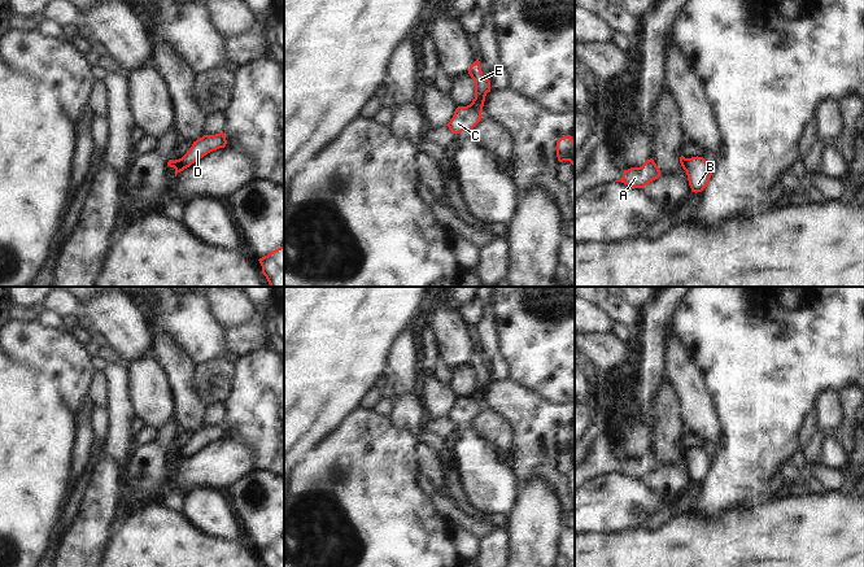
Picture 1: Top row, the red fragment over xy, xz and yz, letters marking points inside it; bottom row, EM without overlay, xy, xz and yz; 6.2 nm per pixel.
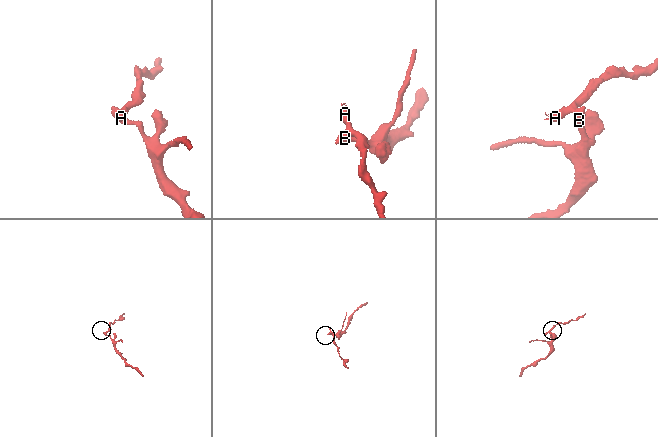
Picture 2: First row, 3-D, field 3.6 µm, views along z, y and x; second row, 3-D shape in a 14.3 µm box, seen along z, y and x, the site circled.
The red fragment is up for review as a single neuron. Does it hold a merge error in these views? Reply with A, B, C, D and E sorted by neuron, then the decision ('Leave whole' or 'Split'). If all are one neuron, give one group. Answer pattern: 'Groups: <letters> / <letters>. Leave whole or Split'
Groups: A D E / B C. Split

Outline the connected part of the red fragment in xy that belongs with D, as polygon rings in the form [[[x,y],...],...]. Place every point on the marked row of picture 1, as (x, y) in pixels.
[[[223,131],[215,135],[204,135],[193,141],[189,151],[182,158],[179,158],[179,162],[187,169],[208,153],[224,148],[226,144],[227,140]]]

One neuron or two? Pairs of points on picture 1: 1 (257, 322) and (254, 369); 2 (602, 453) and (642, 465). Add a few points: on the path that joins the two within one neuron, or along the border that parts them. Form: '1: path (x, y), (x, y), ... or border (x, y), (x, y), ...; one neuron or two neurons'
1: border (264, 344), (239, 357); two neurons
2: path (612, 463), (616, 466), (632, 466); one neuron

